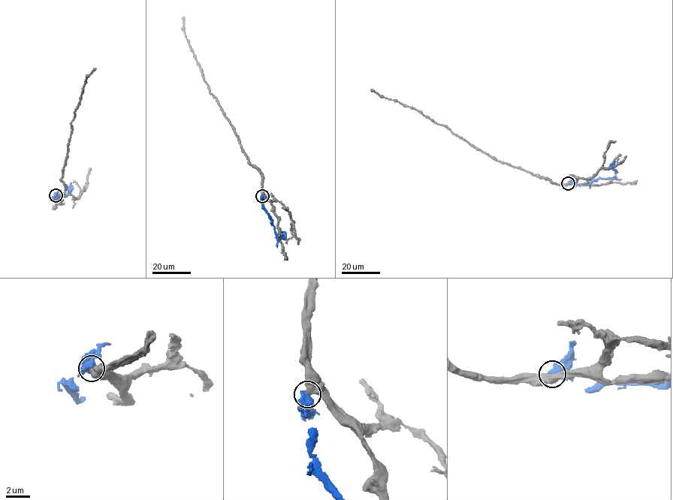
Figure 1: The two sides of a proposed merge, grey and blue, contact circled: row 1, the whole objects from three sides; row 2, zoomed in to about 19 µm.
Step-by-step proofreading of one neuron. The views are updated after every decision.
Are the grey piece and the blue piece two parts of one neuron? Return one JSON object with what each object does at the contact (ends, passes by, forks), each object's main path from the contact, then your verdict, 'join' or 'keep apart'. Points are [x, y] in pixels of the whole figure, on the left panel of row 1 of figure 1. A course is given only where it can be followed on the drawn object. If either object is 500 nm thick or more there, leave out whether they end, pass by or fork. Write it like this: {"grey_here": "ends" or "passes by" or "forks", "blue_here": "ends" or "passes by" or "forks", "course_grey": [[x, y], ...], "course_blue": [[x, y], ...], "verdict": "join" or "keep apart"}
{"course_grey": [[56, 195], [63, 193], [65, 188], [61, 179], [73, 129], [71, 123], [79, 103], [85, 81], [95, 67]], "course_blue": [[56, 195], [51, 198], [54, 200], [67, 194], [71, 182]], "verdict": "keep apart"}

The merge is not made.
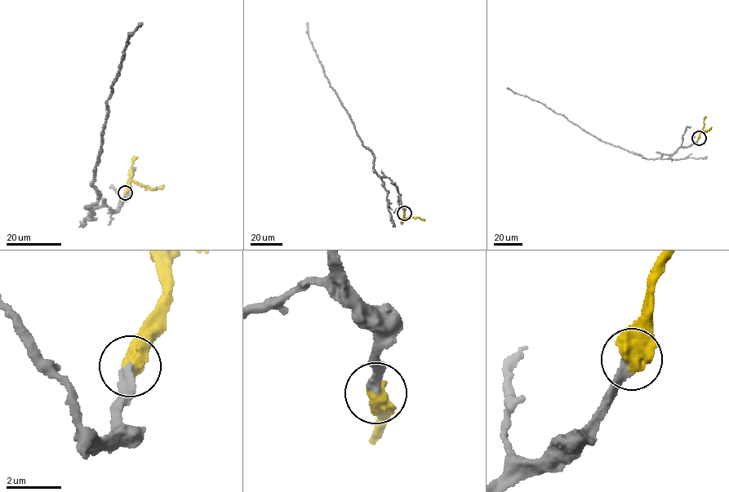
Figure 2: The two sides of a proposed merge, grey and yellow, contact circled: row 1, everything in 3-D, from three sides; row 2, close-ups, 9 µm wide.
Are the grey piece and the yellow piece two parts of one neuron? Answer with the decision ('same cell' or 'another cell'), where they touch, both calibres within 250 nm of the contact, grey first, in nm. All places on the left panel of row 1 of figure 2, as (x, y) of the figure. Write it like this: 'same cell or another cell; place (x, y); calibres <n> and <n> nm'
same cell; place (125, 192); calibres 340 and 800 nm

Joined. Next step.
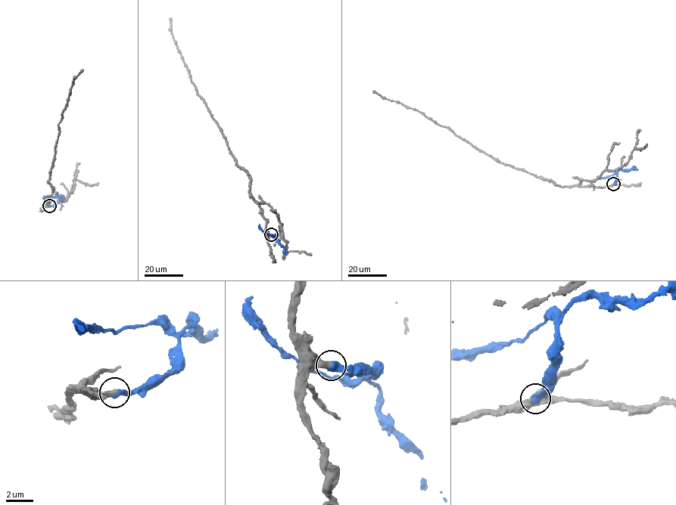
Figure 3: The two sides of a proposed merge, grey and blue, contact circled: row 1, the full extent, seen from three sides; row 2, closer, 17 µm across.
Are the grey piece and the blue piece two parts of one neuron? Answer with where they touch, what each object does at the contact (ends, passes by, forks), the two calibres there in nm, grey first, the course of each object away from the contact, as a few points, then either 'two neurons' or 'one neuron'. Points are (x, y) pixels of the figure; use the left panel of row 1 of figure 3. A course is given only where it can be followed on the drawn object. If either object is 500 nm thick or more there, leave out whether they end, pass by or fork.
at (49, 206); 460 nm thick on the grey side, 500 nm on the other; grey runs (49, 206), (45, 206), (50, 202), (45, 197), (53, 190), (48, 181), (58, 125), (73, 81), (82, 69); blue runs (49, 206), (54, 206), (60, 196), (64, 199); one neuron

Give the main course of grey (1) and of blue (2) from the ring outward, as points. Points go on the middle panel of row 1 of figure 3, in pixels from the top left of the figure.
1: (271, 234), (263, 210), (250, 195), (249, 175), (237, 165), (221, 128), (191, 82), (172, 36), (169, 17)
2: (271, 234), (277, 235), (278, 243), (287, 254)

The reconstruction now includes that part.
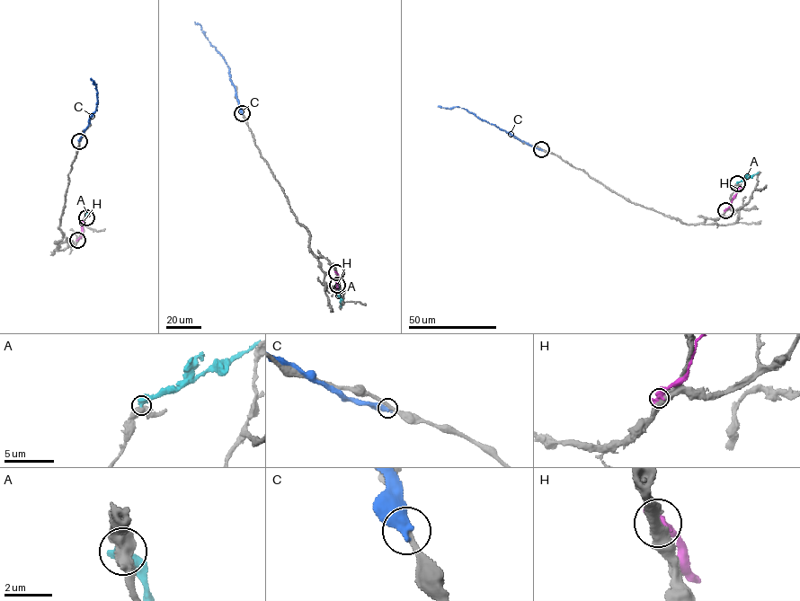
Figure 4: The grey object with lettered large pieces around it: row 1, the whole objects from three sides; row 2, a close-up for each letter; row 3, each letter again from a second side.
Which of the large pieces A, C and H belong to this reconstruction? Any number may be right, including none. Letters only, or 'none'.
none

